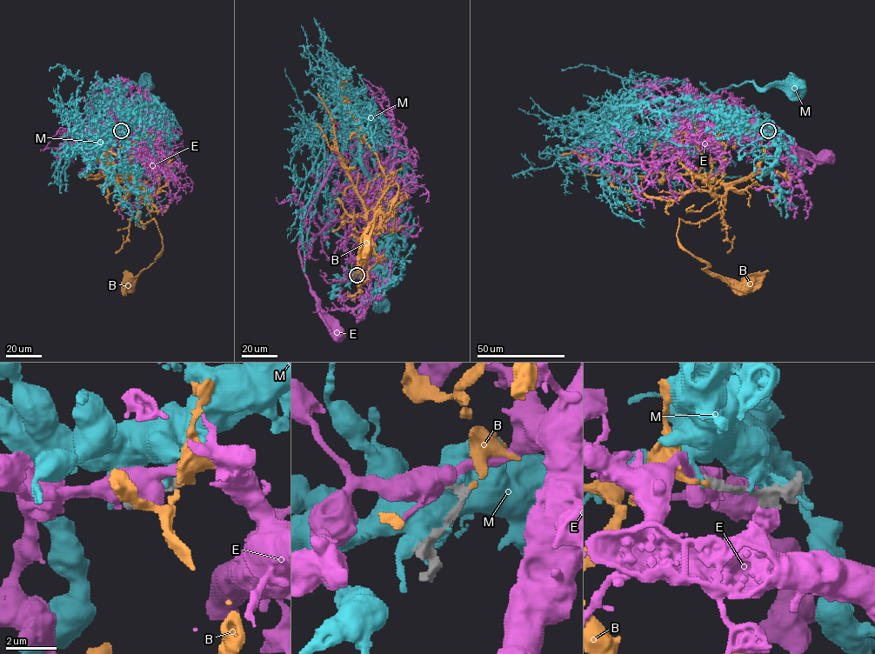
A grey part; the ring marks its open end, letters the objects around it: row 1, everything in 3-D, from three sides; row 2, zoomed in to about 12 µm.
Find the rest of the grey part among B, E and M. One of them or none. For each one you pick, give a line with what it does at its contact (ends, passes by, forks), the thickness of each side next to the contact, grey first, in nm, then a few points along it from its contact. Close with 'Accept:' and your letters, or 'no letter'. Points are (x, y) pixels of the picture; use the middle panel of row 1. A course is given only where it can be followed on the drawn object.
B: It ends there. Thickness 280 nm (grey) against 200 nm. Its course: (357, 274), (375, 231), (375, 208), (395, 183), (397, 197), (386, 214), (377, 216), (365, 254)
Accept: B

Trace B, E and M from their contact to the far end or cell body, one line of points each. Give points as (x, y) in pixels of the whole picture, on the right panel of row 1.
B: (767, 130), (760, 166), (727, 190), (724, 207), (697, 223), (680, 219), (677, 232), (709, 270), (747, 286)
E: (767, 130), (724, 136), (702, 120), (692, 121), (656, 150), (673, 151), (733, 132), (753, 130), (827, 157)
M: (767, 130), (766, 123), (701, 110), (658, 131), (625, 117), (680, 112), (748, 82), (798, 87)

